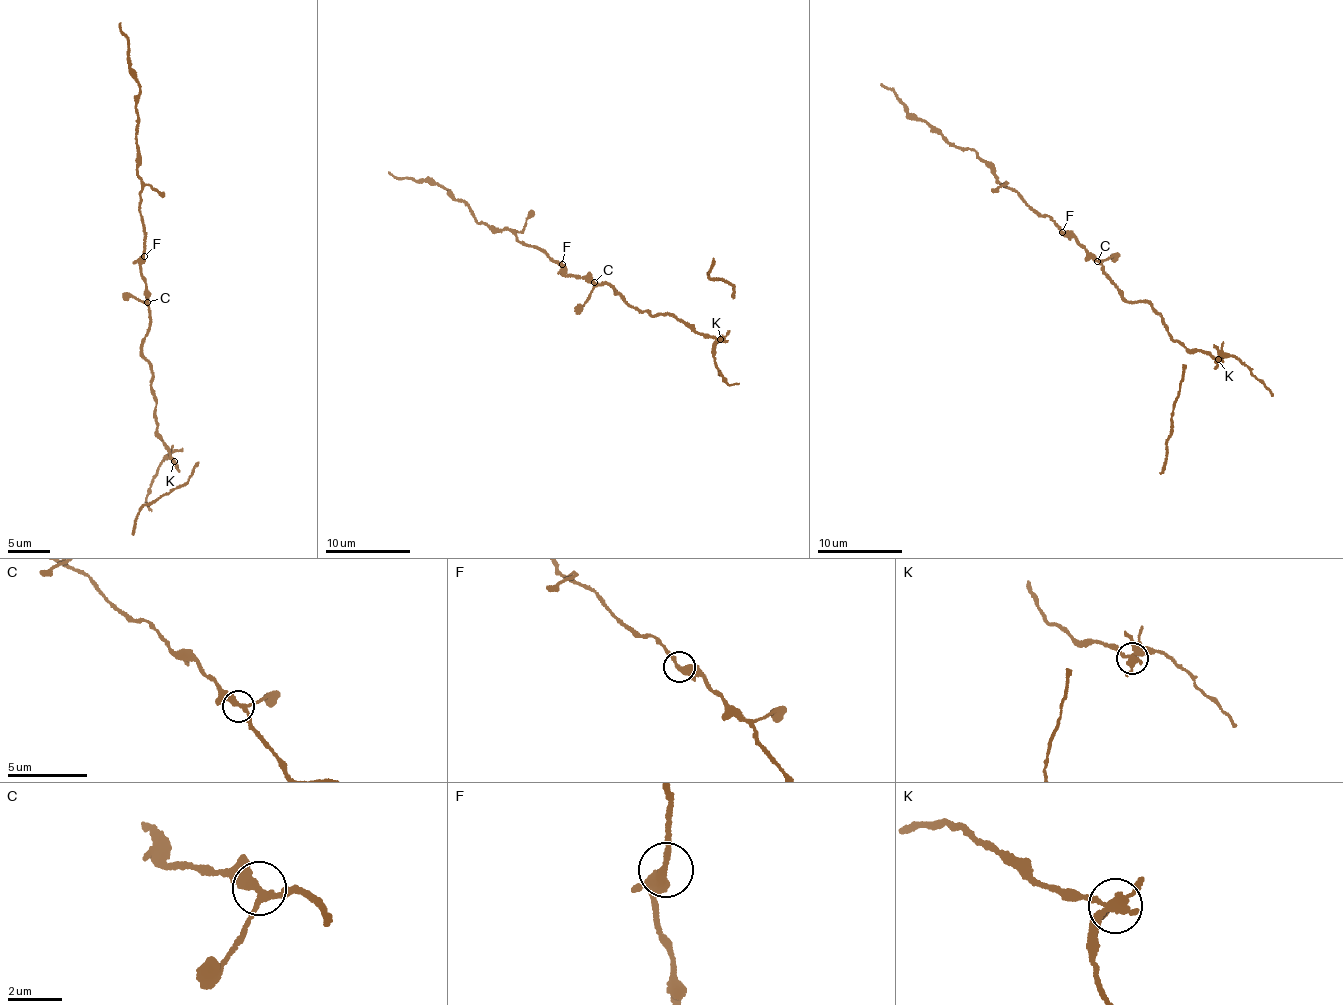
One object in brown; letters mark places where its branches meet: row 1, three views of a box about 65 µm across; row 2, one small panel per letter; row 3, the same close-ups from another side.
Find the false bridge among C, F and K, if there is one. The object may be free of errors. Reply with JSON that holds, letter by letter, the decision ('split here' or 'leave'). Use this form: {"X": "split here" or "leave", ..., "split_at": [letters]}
{"C": "leave", "F": "leave", "K": "split here", "split_at": ["K"]}

